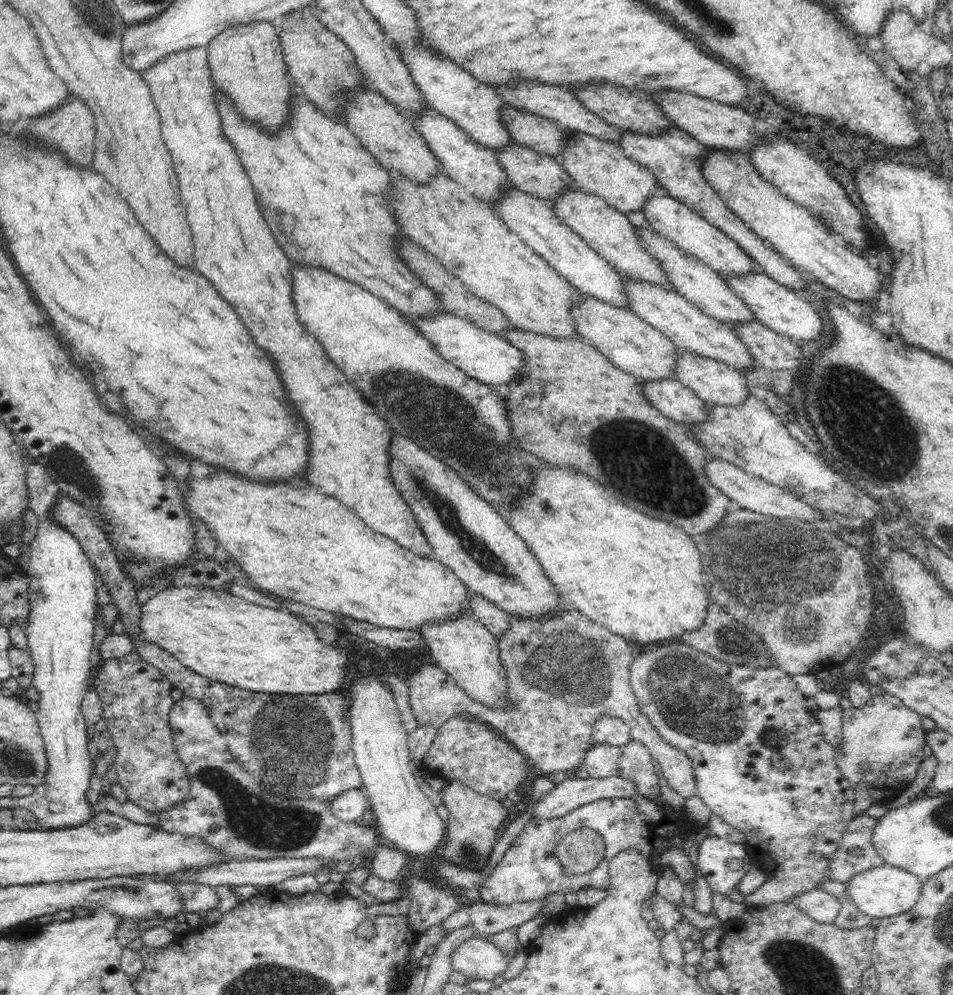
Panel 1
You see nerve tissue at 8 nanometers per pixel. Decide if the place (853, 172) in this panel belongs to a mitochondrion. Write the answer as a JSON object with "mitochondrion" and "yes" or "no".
{"mitochondrion":"no"}

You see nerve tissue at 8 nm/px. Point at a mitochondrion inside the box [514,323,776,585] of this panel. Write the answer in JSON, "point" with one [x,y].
{"point":[673,488]}

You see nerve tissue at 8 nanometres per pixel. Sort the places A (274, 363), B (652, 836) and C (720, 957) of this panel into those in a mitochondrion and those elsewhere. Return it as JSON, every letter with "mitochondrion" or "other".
{"A":"other","B":"other","C":"other"}

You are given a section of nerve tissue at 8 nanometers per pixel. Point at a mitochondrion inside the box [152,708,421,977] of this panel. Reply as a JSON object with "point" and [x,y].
{"point":[261,820]}

